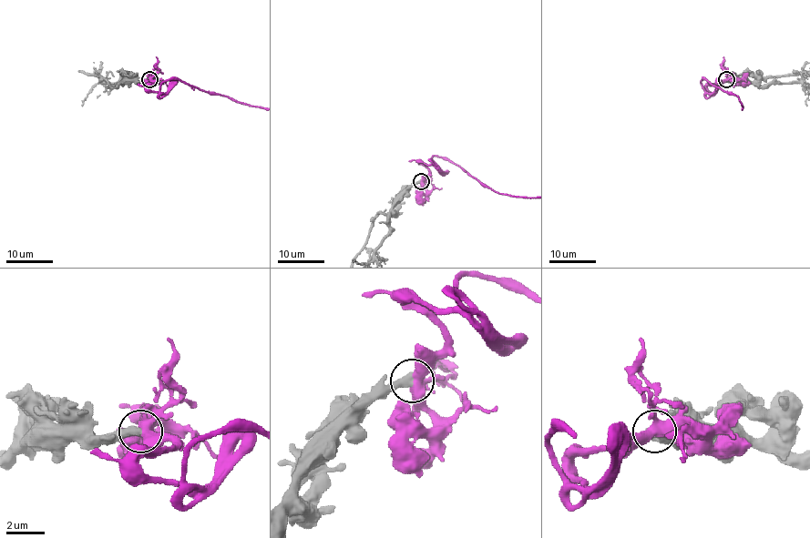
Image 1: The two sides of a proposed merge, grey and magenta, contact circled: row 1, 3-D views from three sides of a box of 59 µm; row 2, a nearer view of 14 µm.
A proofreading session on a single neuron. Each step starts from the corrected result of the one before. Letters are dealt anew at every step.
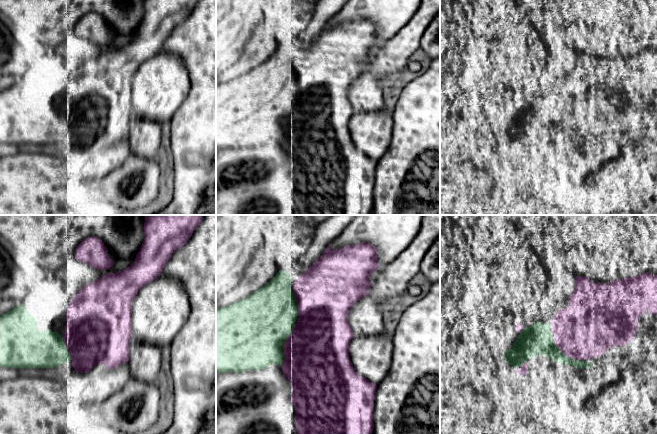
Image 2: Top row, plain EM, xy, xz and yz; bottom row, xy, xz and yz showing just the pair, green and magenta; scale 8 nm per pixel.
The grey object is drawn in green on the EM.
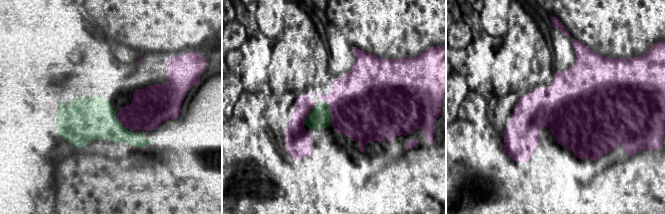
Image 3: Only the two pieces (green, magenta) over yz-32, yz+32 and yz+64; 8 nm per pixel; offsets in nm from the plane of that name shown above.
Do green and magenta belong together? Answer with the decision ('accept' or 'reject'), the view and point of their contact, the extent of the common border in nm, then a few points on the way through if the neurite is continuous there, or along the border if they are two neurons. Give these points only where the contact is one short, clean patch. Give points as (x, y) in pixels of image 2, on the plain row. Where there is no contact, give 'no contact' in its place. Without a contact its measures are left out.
accept; contact yz (554, 116); length 280 nm

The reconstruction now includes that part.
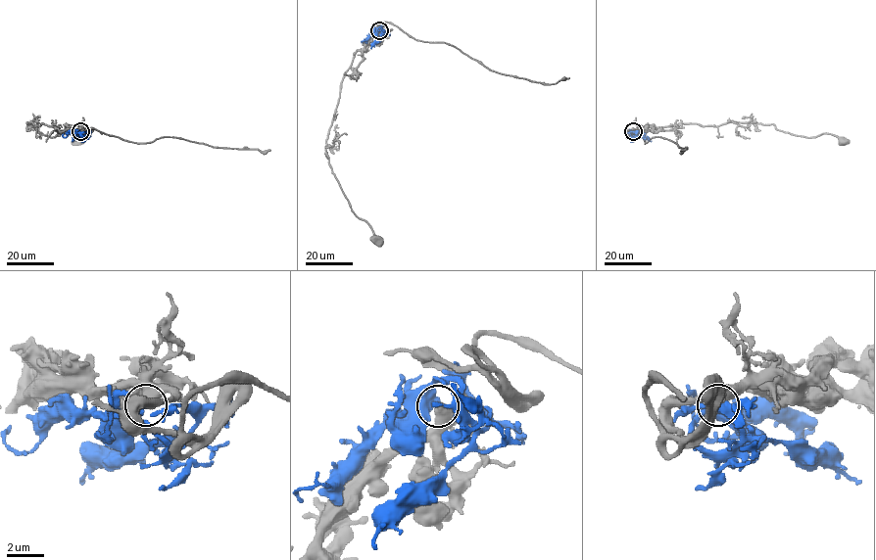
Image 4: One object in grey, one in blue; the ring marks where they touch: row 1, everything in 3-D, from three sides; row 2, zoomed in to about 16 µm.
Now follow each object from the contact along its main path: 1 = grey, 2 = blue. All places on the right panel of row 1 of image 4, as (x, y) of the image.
1: (633, 131), (653, 132), (654, 128), (686, 123), (758, 122), (807, 137), (829, 133), (843, 140)
2: (633, 131), (630, 133), (632, 137), (646, 137), (652, 141)

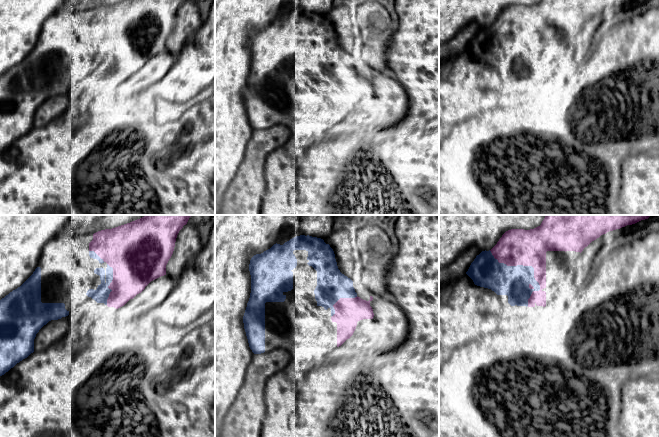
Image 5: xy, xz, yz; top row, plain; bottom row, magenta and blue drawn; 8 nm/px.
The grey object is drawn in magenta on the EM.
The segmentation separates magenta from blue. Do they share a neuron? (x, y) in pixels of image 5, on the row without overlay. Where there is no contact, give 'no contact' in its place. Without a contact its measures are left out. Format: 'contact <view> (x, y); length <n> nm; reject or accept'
contact yz (531, 41); length 550 nm; accept

